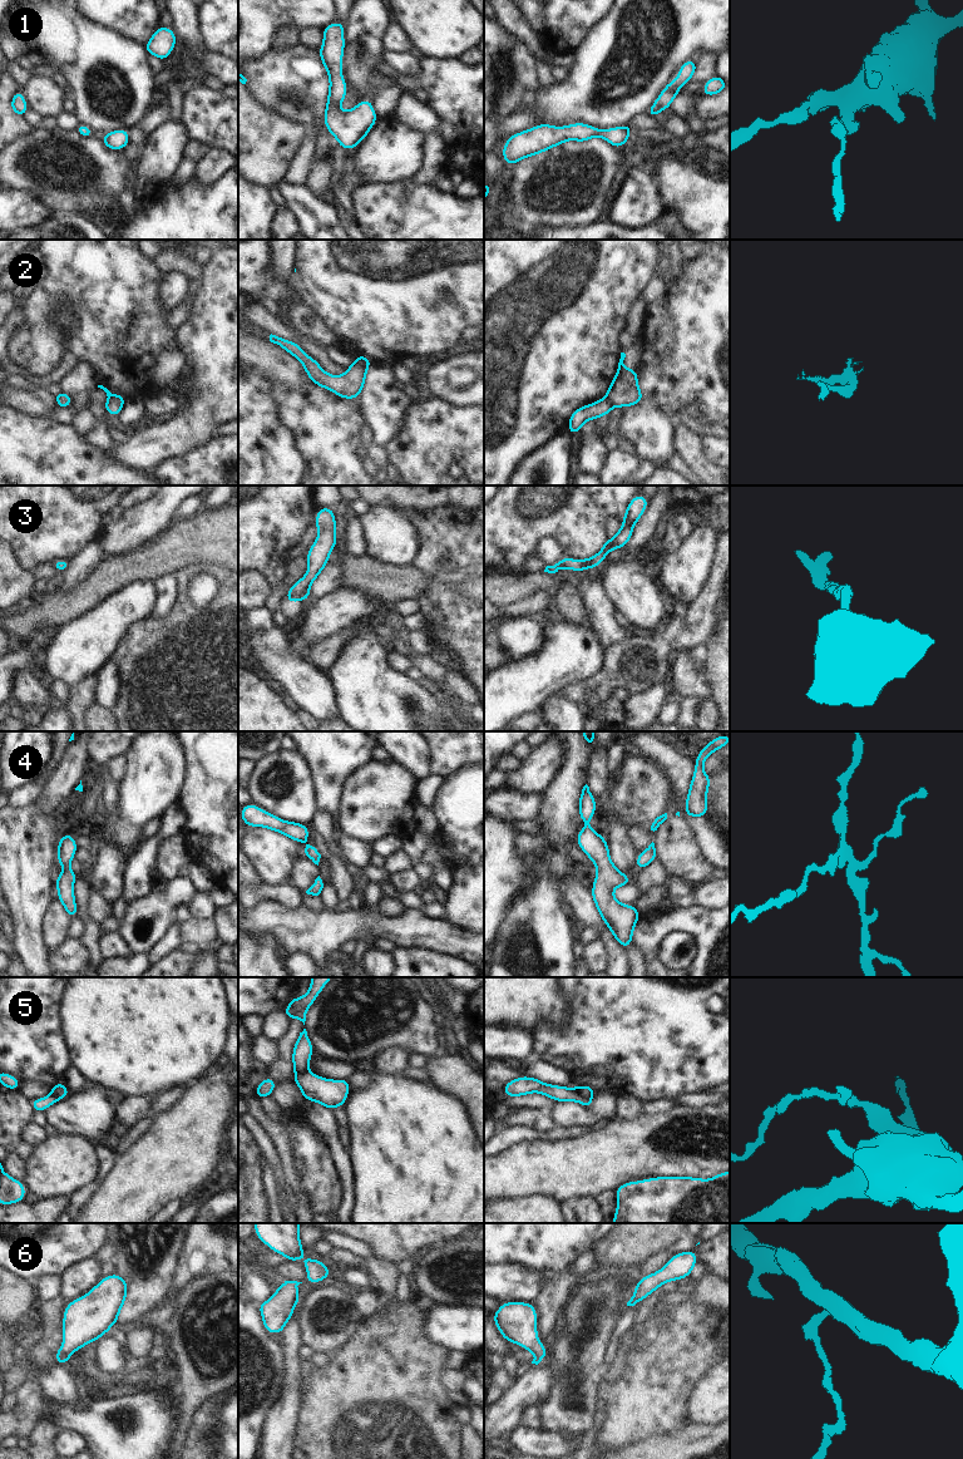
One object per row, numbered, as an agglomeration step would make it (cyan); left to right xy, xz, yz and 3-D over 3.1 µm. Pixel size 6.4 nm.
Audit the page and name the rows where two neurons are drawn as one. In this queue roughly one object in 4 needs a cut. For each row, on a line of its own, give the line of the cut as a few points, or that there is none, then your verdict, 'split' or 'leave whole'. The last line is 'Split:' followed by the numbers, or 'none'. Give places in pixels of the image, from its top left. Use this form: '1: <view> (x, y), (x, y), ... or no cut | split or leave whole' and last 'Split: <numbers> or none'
1: no cut | leave whole
2: xz (354, 361), (366, 368) | split
3: no cut | leave whole
4: no cut | leave whole
5: xz (307, 1069), (295, 1082) | split
6: no cut | leave whole
Split: 2, 5

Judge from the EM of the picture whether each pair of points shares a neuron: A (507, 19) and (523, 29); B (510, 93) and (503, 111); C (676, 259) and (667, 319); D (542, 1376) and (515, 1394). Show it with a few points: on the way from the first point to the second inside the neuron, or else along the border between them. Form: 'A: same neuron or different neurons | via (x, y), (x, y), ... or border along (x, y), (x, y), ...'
A: same neuron | via (510, 19), (519, 26)
B: same neuron | via (510, 97), (504, 107)
C: different neurons | border along (684, 265), (680, 275), (667, 285)
D: same neuron | via (536, 1383), (522, 1393)

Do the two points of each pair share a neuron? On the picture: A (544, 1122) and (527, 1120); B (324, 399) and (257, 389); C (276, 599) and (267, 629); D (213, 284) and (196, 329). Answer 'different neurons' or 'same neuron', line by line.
A: same neuron
B: different neurons
C: different neurons
D: same neuron

